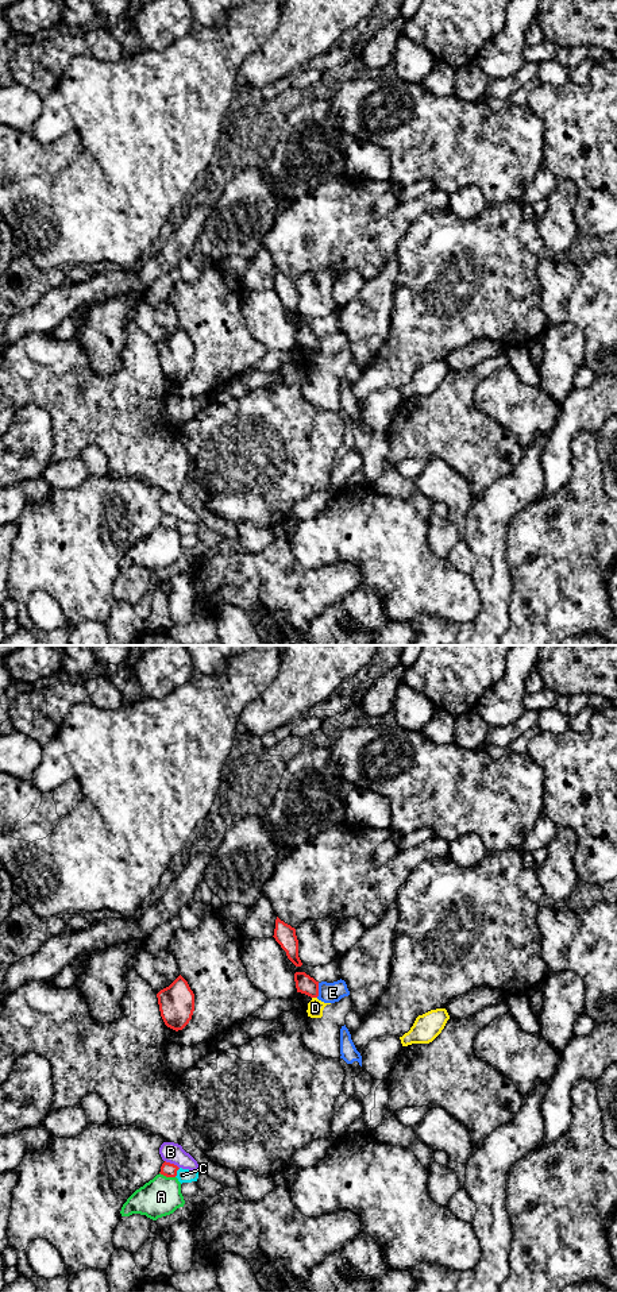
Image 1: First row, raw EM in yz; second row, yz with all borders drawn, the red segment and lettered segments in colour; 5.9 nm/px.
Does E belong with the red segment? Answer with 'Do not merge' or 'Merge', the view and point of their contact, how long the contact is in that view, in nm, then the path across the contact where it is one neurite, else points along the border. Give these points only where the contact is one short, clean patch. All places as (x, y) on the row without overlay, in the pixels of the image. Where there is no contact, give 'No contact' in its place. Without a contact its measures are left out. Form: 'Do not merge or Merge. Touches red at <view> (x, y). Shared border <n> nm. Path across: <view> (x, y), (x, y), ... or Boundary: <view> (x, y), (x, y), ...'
Do not merge. Touches red at yz (317, 342). Shared border 90 nm. Boundary: yz (319, 335), (319, 346), (316, 348)

